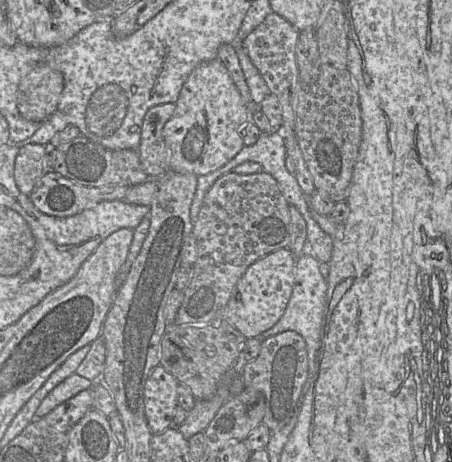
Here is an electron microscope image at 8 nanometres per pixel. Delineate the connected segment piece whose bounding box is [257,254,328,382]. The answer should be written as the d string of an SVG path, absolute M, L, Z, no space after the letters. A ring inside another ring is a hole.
M303 254L296 259L295 284L287 307L278 322L264 331L259 337L261 341L278 333L292 330L299 333L307 346L309 380L314 380L316 374L316 352L322 335L322 325L326 317L326 294L328 284L319 271L319 261L312 254Z

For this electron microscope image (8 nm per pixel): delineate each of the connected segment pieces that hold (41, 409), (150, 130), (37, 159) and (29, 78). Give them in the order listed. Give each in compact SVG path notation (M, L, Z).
M76 373L71 374L44 397L35 412L35 418L44 417L61 403L75 396L80 391L91 387L92 382L89 379Z
M175 103L160 104L151 107L144 116L137 152L150 178L160 178L170 170L171 152L165 143L163 128L175 109Z
M26 143L14 161L14 179L21 193L28 195L44 173L45 144Z
M39 65L20 82L17 92L17 109L29 121L43 122L56 109L64 87L63 74Z

